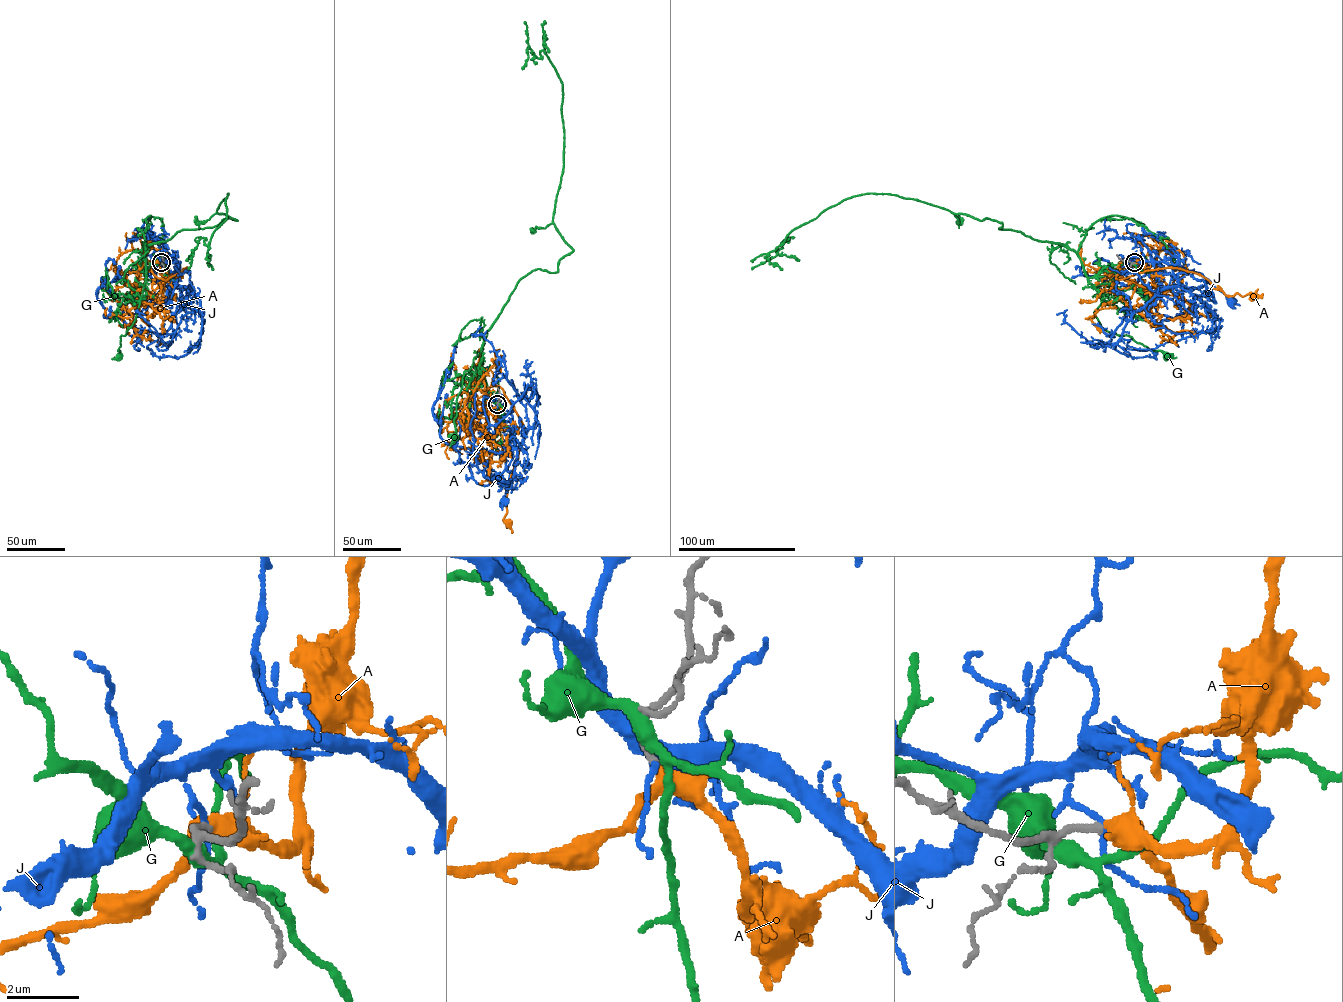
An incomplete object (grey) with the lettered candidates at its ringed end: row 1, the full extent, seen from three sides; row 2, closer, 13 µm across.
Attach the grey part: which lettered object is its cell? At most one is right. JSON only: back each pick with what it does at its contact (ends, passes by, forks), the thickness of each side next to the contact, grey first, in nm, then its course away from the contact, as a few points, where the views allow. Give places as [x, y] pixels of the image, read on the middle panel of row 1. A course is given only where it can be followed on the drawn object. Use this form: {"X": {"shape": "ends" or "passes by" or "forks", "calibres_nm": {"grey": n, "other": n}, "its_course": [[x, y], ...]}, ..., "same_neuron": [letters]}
{"A": {"shape": "passes by", "calibres_nm": {"grey": 220, "other": 400}, "its_course": [[497, 404], [490, 407], [485, 391], [493, 386], [502, 389], [524, 428], [505, 499], [504, 519], [508, 523]]}, "same_neuron": ["A"]}

